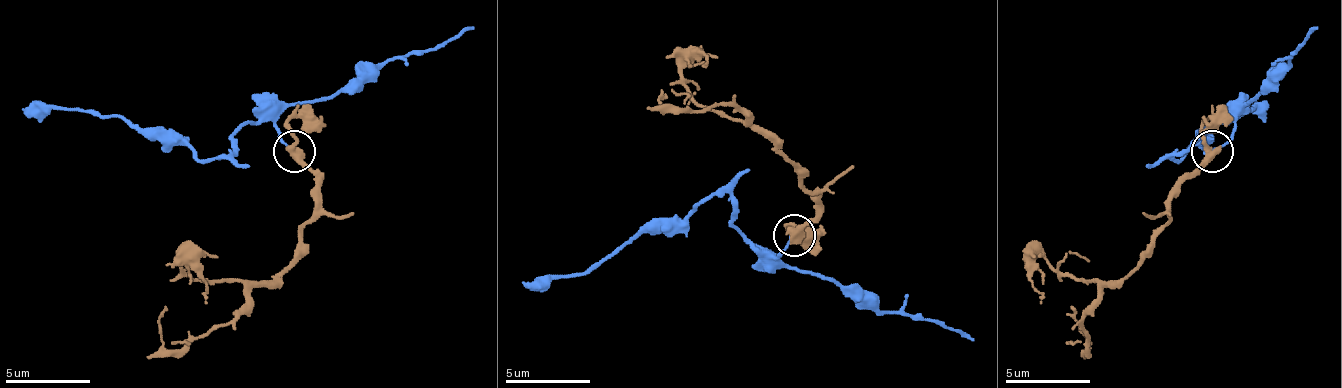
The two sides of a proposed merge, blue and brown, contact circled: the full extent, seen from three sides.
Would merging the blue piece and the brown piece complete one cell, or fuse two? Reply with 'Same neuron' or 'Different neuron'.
Different neuron

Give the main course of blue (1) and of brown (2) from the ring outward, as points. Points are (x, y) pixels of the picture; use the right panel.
1: (1213, 150), (1234, 125), (1230, 121), (1217, 121), (1171, 159), (1225, 116), (1251, 108), (1264, 116)
2: (1213, 150), (1179, 184), (1154, 247), (1120, 281), (1086, 281), (1052, 269), (1040, 256), (1031, 285), (1040, 302)

